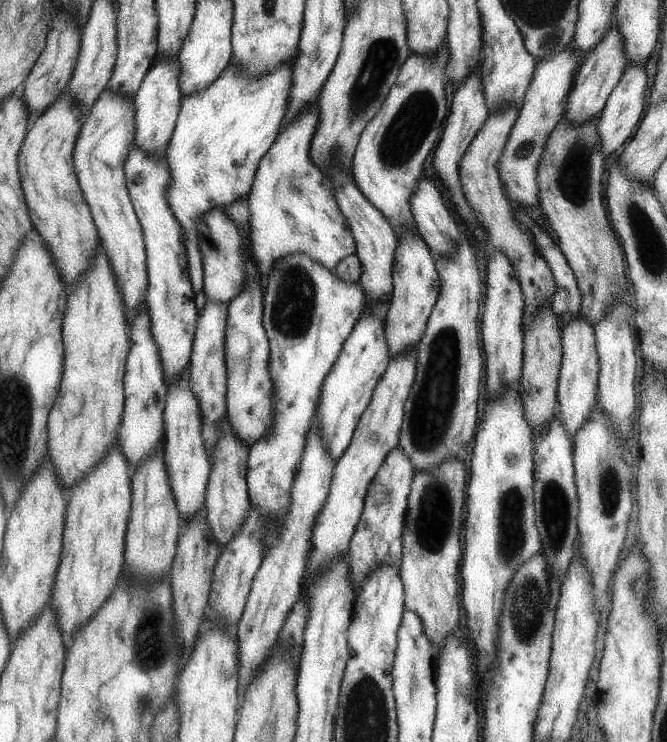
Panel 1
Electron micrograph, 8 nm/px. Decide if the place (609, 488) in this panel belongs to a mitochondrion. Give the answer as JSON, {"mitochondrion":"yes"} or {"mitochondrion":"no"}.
{"mitochondrion":"yes"}

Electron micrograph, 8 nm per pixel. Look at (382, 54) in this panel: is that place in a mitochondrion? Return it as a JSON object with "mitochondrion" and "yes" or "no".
{"mitochondrion":"yes"}

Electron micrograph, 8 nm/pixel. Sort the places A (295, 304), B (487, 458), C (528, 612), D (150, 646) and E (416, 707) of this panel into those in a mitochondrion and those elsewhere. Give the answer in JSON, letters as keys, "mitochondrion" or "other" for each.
{"A":"mitochondrion","B":"other","C":"mitochondrion","D":"mitochondrion","E":"other"}

